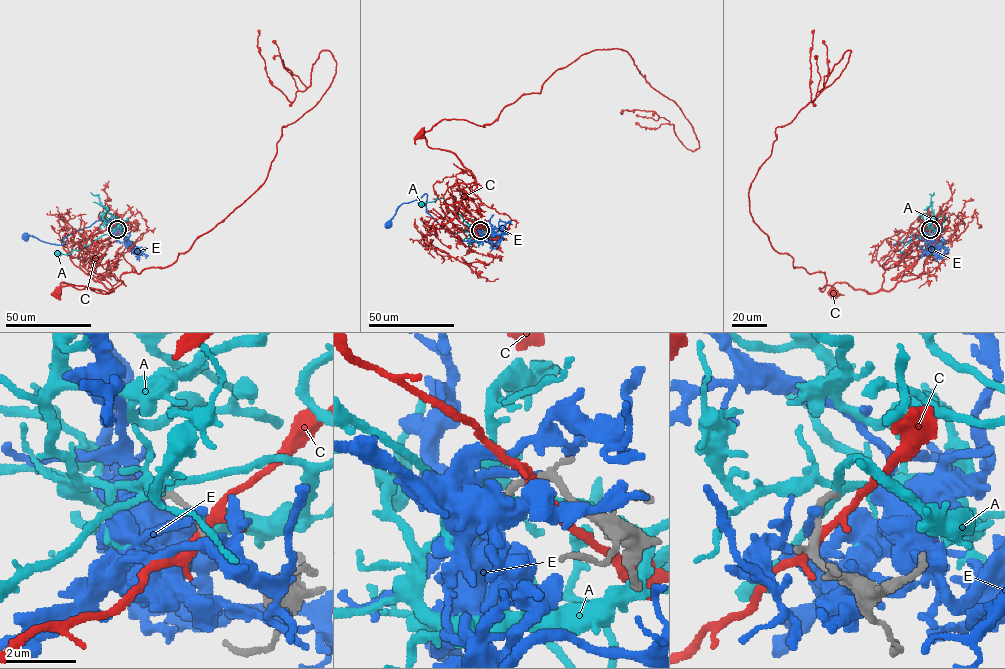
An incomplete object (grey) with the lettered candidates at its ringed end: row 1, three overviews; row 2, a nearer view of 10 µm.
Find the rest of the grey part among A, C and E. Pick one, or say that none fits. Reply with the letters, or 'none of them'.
A

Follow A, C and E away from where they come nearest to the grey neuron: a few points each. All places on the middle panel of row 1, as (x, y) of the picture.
A: (480, 230), (468, 224), (442, 198), (421, 203)
C: (482, 229), (455, 207), (452, 197), (451, 188), (475, 182), (475, 177), (453, 153), (431, 148), (420, 135)
E: (481, 229), (480, 234), (487, 241), (463, 241), (448, 232), (426, 212), (425, 194), (402, 203), (388, 223)

